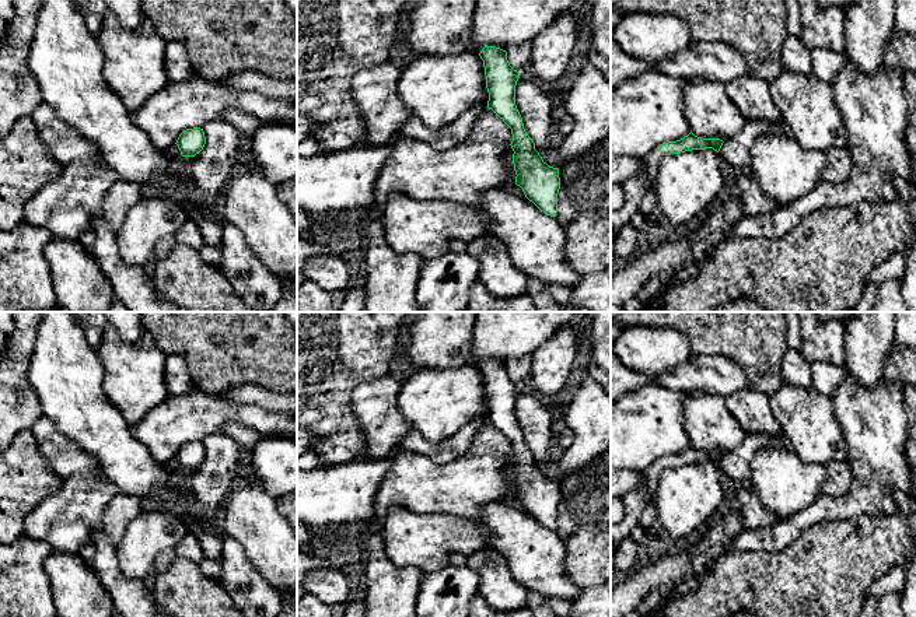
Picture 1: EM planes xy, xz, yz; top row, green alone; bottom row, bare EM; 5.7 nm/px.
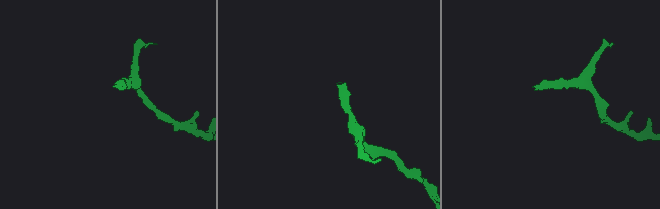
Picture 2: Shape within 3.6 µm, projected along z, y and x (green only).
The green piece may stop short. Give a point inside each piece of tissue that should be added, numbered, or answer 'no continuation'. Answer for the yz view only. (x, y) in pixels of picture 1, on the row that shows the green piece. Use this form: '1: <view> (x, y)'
1: yz (651, 162)

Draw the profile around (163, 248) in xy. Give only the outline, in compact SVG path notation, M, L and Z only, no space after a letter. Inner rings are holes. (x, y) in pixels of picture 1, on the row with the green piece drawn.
M168 235L168 236L164 236L162 239L160 239L154 249L154 255L155 255L157 260L167 257L175 245L176 245L176 241L175 241L174 235Z

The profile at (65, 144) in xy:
M46 102L38 105L31 118L41 143L60 165L95 161L99 157L97 147L64 123Z

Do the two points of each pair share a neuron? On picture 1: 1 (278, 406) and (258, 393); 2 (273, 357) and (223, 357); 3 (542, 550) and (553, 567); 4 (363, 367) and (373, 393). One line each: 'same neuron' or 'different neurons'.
1: same neuron
2: same neuron
3: same neuron
4: different neurons

